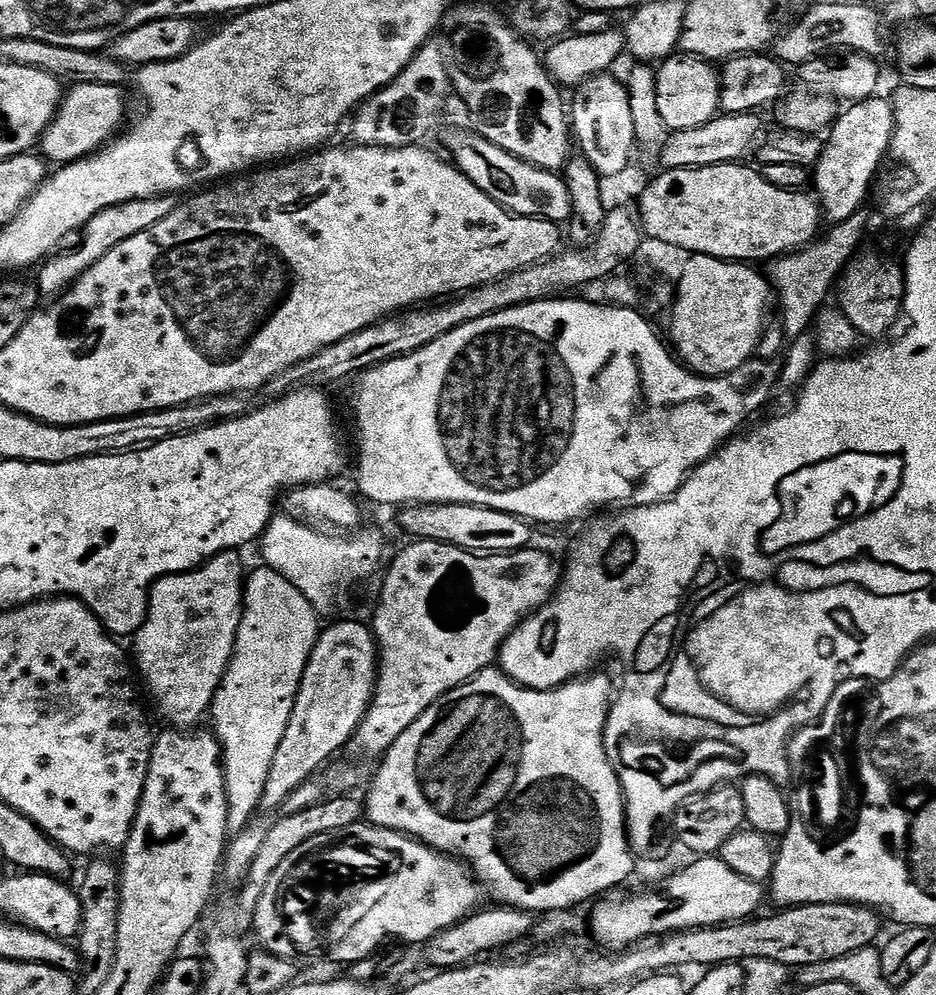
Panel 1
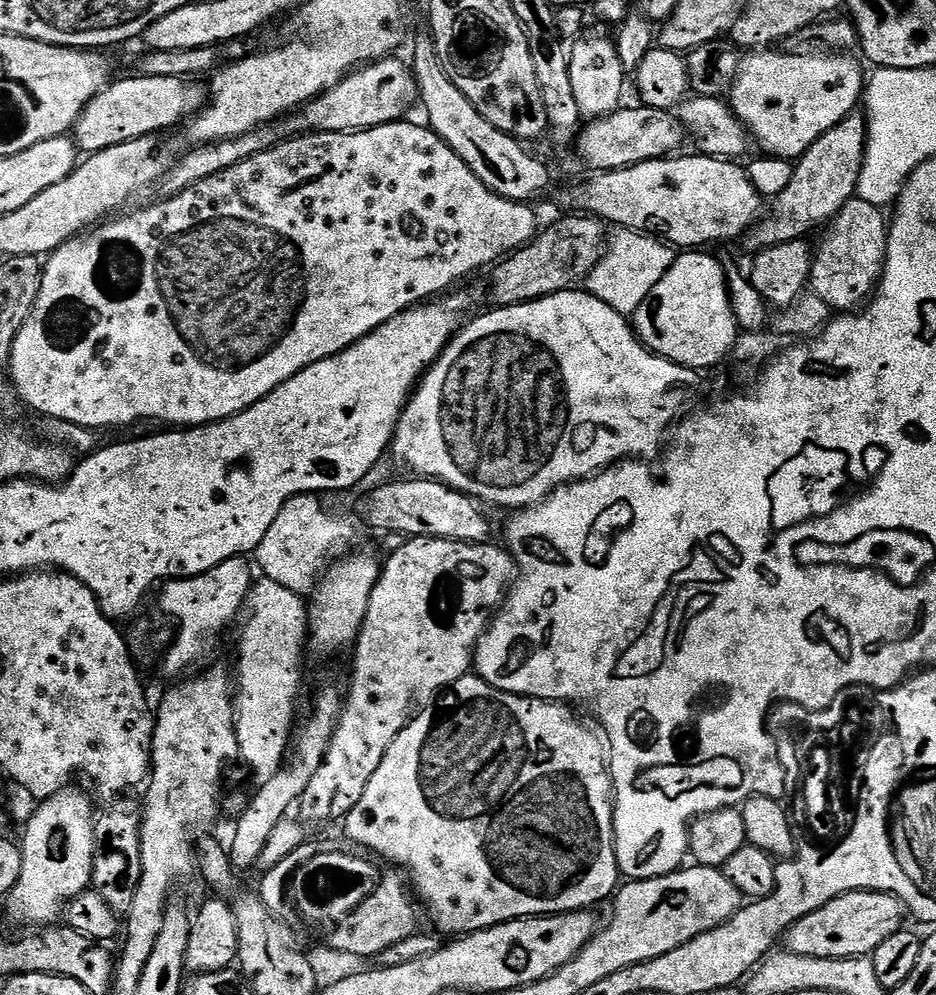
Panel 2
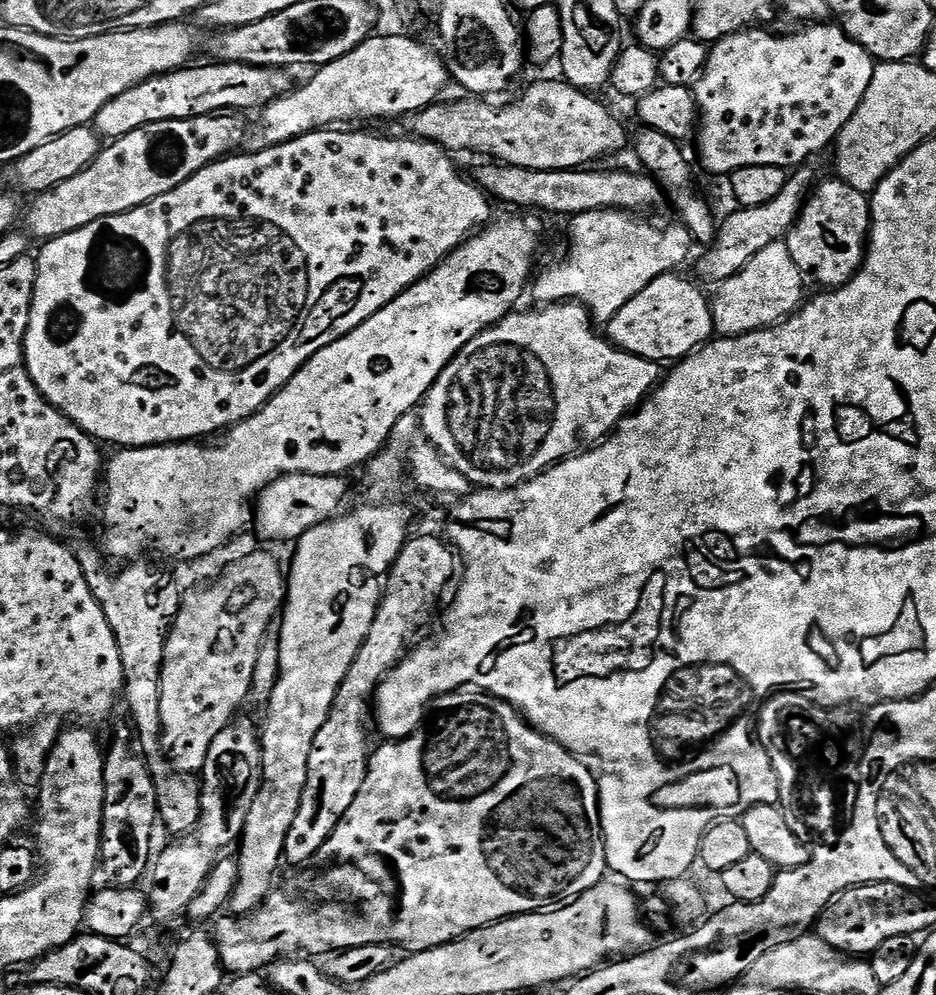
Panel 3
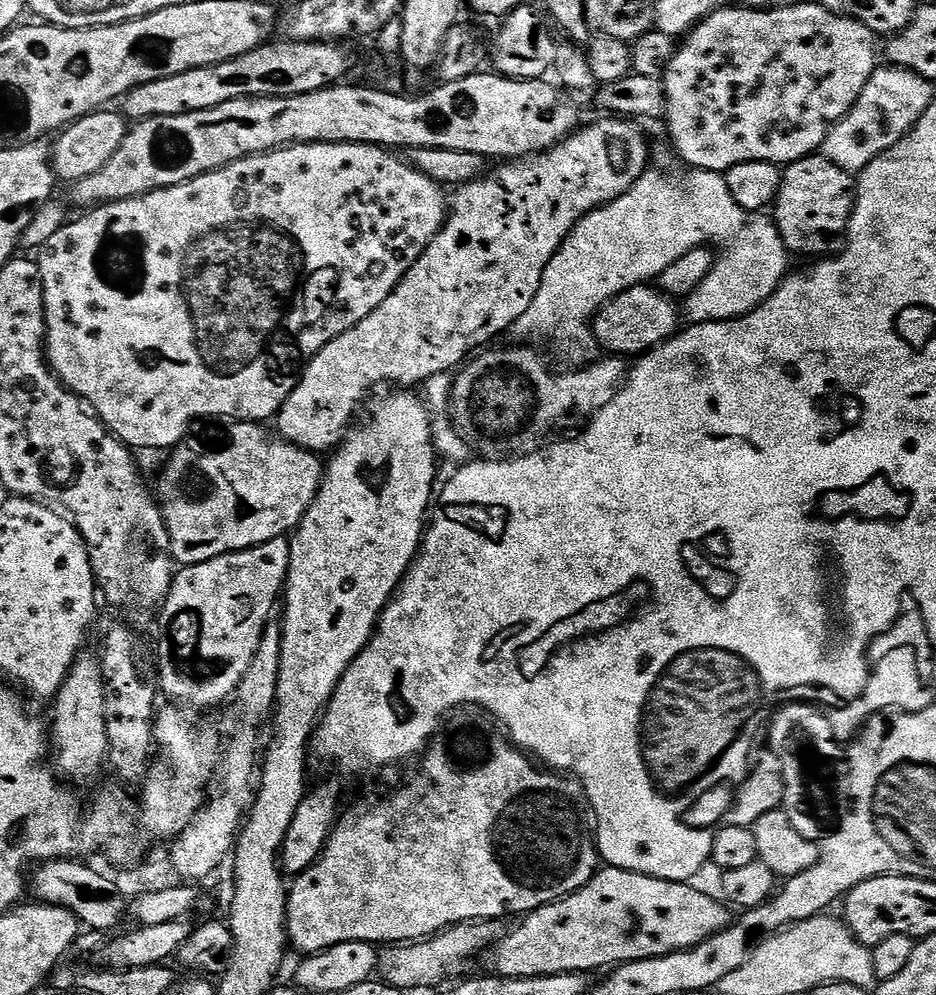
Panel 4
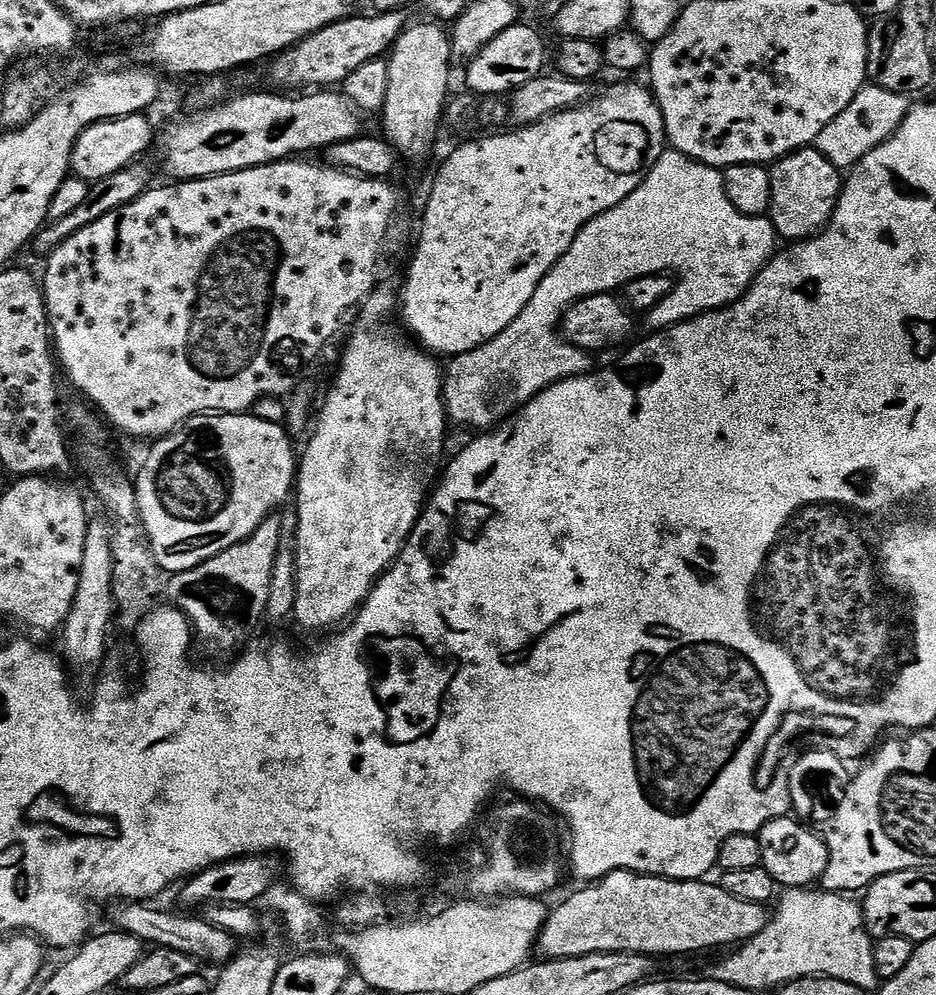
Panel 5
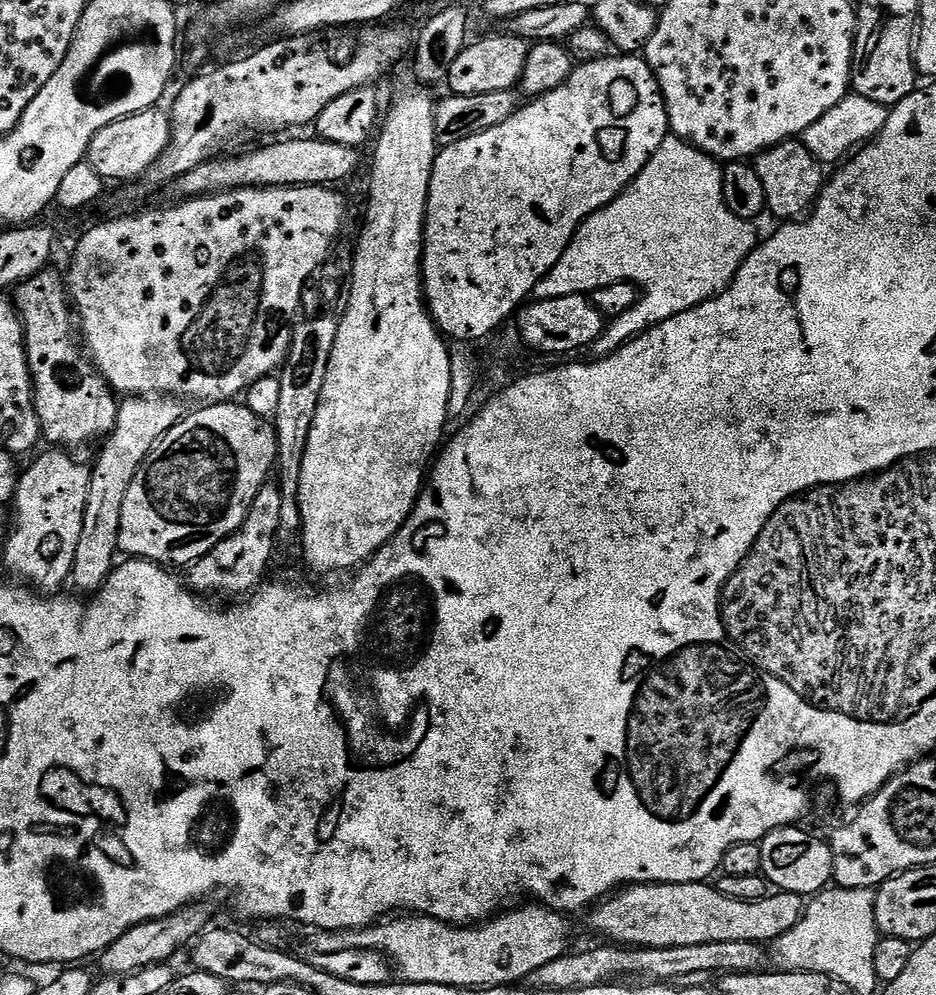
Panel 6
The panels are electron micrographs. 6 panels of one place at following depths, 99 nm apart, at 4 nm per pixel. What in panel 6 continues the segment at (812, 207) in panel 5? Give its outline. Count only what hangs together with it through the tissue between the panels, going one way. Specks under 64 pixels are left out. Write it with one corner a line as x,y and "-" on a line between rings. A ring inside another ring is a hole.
799,139
784,140
778,146
767,148
755,157
754,167
762,181
762,190
766,190
767,211
773,212
780,222
792,222
803,217
815,205
826,183
825,169

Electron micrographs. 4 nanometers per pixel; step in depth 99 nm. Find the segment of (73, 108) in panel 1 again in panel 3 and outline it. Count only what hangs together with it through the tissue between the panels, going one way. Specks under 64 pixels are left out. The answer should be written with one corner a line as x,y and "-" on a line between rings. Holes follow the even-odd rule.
207,63
202,65
201,68
189,66
179,68
177,72
167,72
165,76
155,76
153,80
147,80
130,90
126,90
126,94
118,94
118,98
106,102
106,106
102,106
102,110
98,110
94,121
97,133
109,141
114,141
130,134
130,130
138,130
142,126
154,122
189,120
195,116
209,116
212,112
245,110
244,108
259,110
265,108
270,102
277,100
279,96
287,96
294,87
293,73
287,68
259,68
258,66
246,66
245,64

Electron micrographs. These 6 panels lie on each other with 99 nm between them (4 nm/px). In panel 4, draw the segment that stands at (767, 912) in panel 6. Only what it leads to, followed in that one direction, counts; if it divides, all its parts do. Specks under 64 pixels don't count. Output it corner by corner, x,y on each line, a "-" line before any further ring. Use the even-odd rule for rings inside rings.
601,867
589,884
566,899
527,913
521,919
524,921
492,948
497,947
492,952
492,964
497,968
493,969
504,978
534,978
563,972
592,974
595,968
608,970
631,960
685,952
730,923
729,905
715,895
707,896
694,885

